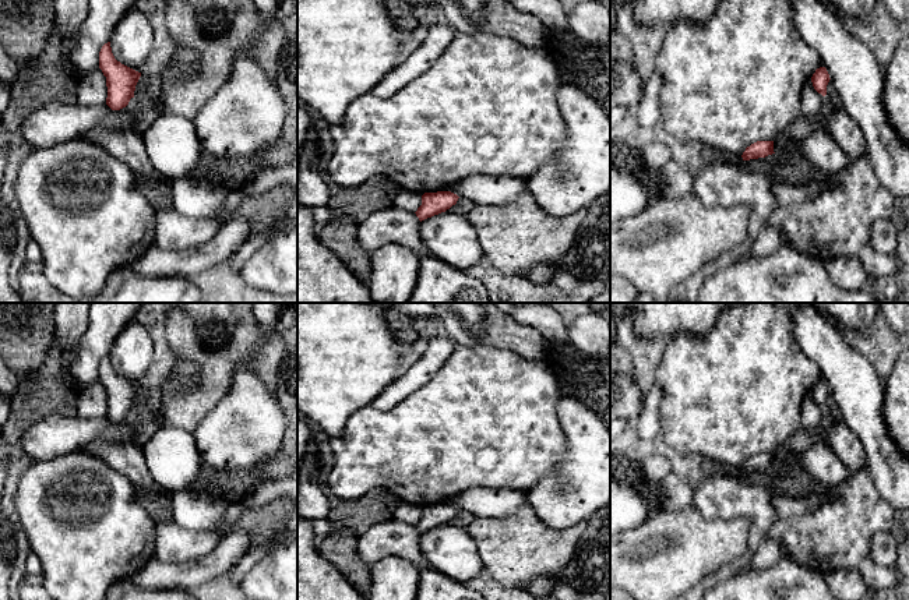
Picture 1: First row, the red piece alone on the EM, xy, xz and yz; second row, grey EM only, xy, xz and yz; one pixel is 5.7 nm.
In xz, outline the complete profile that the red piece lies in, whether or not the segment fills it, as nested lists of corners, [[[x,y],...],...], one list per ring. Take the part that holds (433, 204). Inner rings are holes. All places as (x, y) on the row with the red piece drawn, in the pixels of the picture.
[[[451,191],[424,193],[422,205],[415,212],[419,220],[424,220],[441,212],[445,212],[457,204],[458,195]]]

